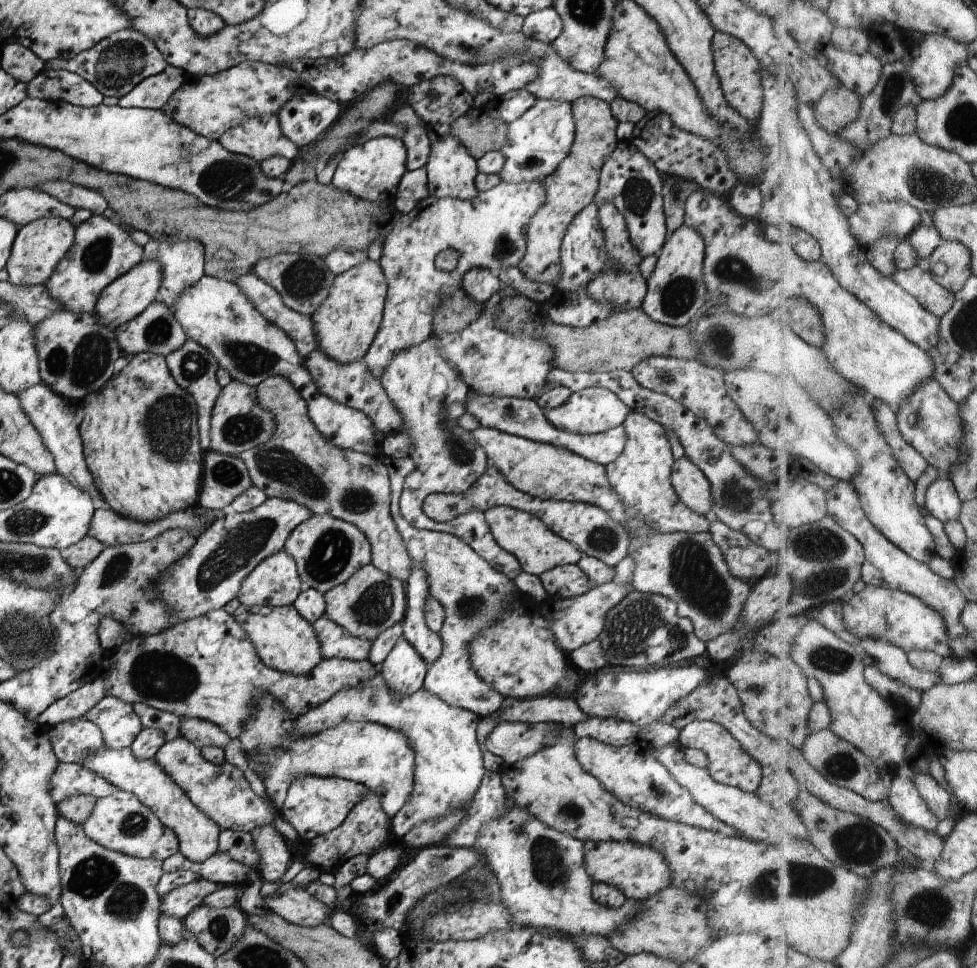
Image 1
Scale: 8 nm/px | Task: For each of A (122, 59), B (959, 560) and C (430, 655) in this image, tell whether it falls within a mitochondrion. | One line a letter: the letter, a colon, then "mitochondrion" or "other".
A: mitochondrion
B: other
C: other

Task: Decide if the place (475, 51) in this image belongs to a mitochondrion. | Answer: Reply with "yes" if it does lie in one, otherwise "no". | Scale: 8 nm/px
yes

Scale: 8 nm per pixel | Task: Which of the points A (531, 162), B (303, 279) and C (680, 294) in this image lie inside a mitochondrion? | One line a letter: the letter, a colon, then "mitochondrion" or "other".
A: other
B: mitochondrion
C: mitochondrion

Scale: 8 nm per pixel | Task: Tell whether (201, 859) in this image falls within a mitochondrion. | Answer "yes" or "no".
no

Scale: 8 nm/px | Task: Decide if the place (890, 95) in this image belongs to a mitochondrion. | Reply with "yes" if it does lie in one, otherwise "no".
yes

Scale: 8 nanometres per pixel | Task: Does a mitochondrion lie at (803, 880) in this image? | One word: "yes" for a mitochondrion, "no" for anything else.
yes

